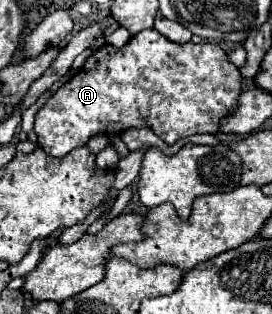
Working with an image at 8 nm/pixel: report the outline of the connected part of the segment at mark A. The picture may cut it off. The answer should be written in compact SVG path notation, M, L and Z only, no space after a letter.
M145 29L131 37L123 47L103 45L91 57L87 57L81 71L77 71L63 87L59 87L45 105L37 109L35 133L39 147L53 155L63 157L71 149L87 145L87 141L97 135L119 135L129 127L149 127L167 145L195 135L195 133L219 133L219 119L225 117L235 105L241 93L239 69L227 59L227 53L215 43L173 43L155 29Z

